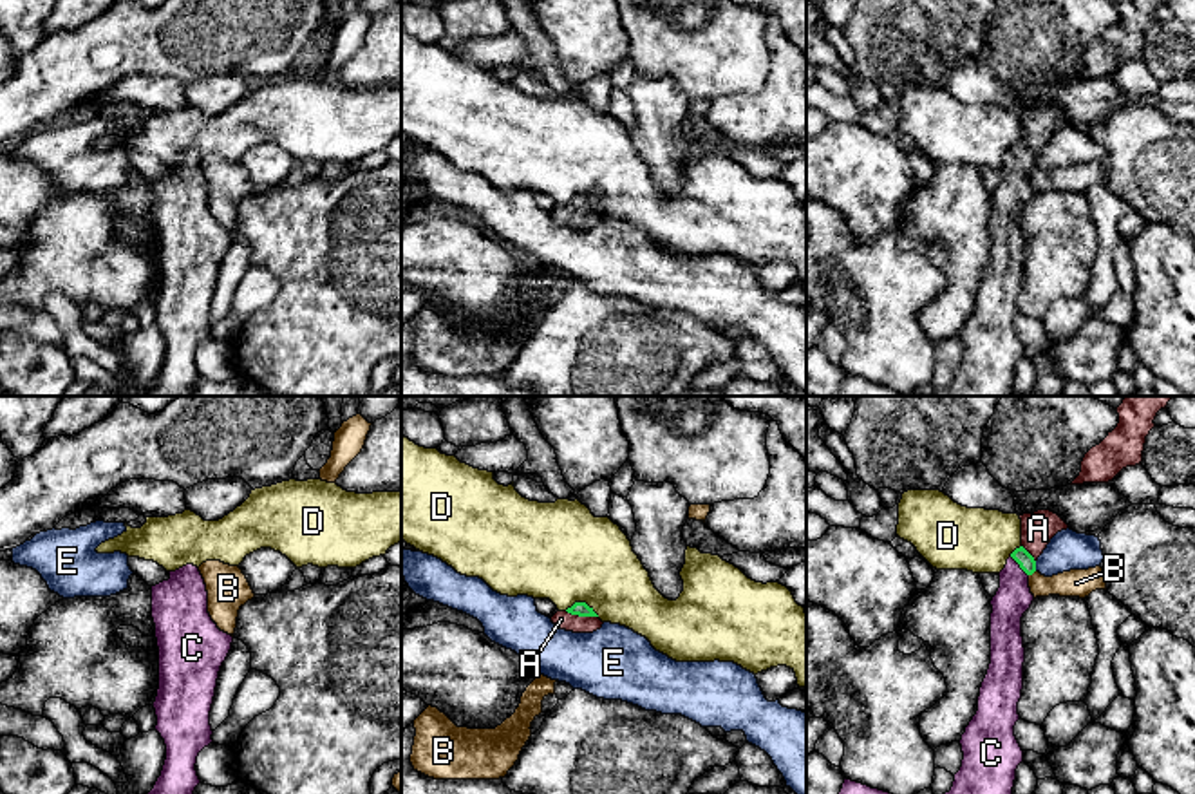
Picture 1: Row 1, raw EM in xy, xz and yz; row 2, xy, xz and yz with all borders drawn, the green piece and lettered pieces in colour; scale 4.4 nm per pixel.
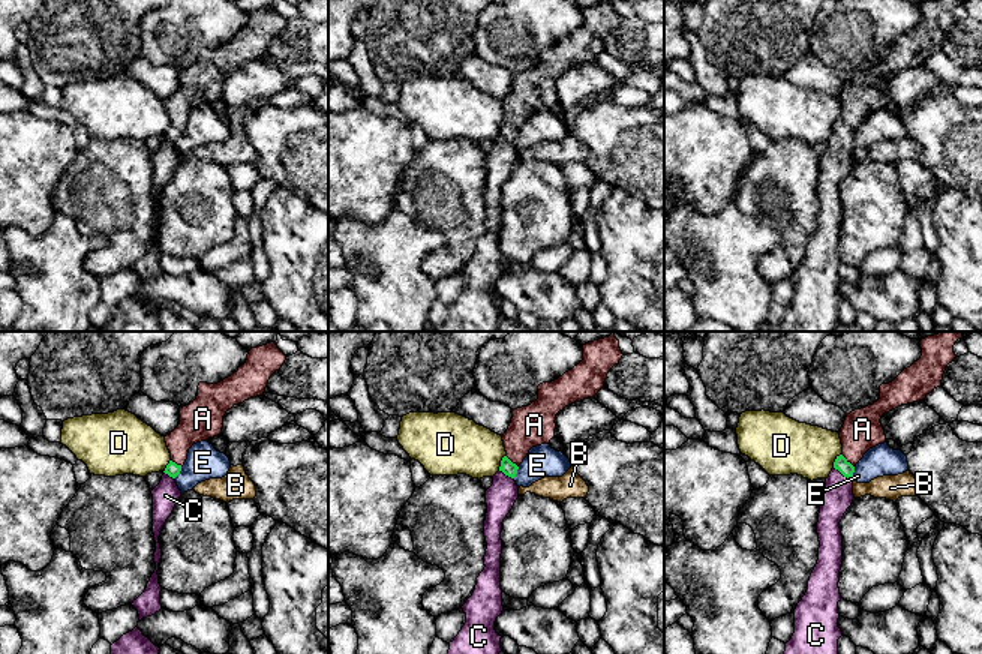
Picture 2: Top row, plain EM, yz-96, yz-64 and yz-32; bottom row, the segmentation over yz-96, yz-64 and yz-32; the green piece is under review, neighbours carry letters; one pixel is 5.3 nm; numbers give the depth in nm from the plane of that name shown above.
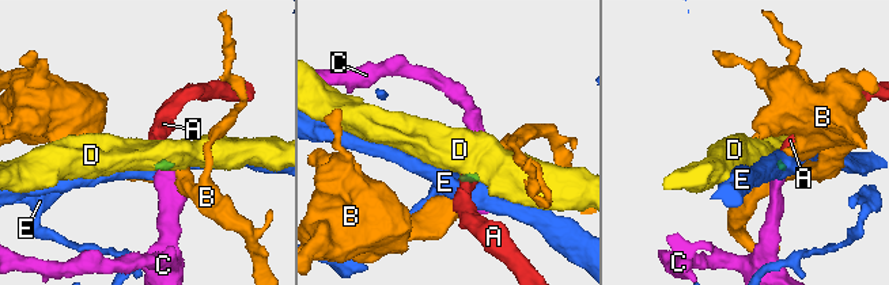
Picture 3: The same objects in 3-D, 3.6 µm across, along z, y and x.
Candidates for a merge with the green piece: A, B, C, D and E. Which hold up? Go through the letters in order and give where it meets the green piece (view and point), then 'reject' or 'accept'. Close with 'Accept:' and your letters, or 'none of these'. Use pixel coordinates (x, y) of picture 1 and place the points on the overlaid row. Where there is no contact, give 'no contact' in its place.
A: xz (583, 615) | accept
B: yz (1031, 574) | reject
C: yz (1020, 567) | accept
D: xz (583, 603) | reject
E: yz (1035, 567) | reject
Accept: A, C

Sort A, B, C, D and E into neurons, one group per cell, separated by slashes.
A C / B / D / E

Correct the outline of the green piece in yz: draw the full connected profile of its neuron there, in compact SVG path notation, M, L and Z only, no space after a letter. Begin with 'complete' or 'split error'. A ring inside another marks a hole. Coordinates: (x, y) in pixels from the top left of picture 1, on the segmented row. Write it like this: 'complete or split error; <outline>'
split error; M1050 510L1020 519L1021 546L998 573L1000 588L991 600L991 664L980 687L978 711L962 734L962 767L946 794L1012 794L1016 769L1023 761L1014 725L1023 689L1021 617L1034 600L1029 577L1050 539L1068 525Z

